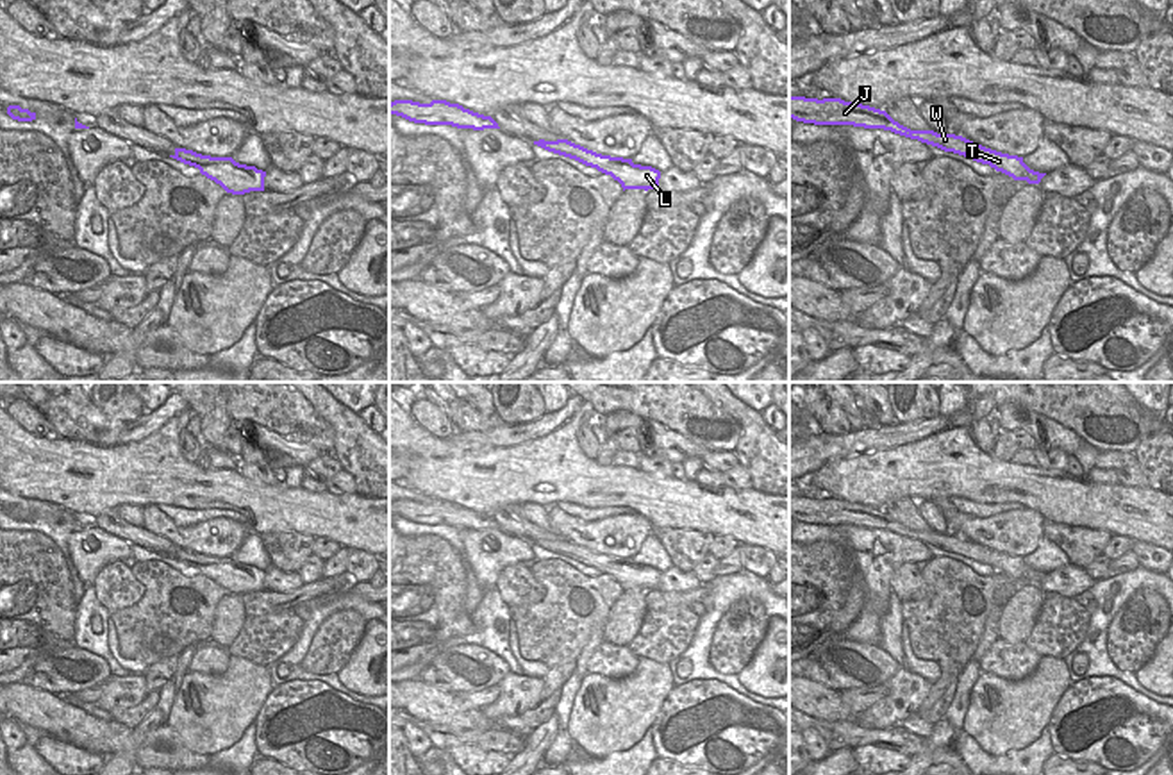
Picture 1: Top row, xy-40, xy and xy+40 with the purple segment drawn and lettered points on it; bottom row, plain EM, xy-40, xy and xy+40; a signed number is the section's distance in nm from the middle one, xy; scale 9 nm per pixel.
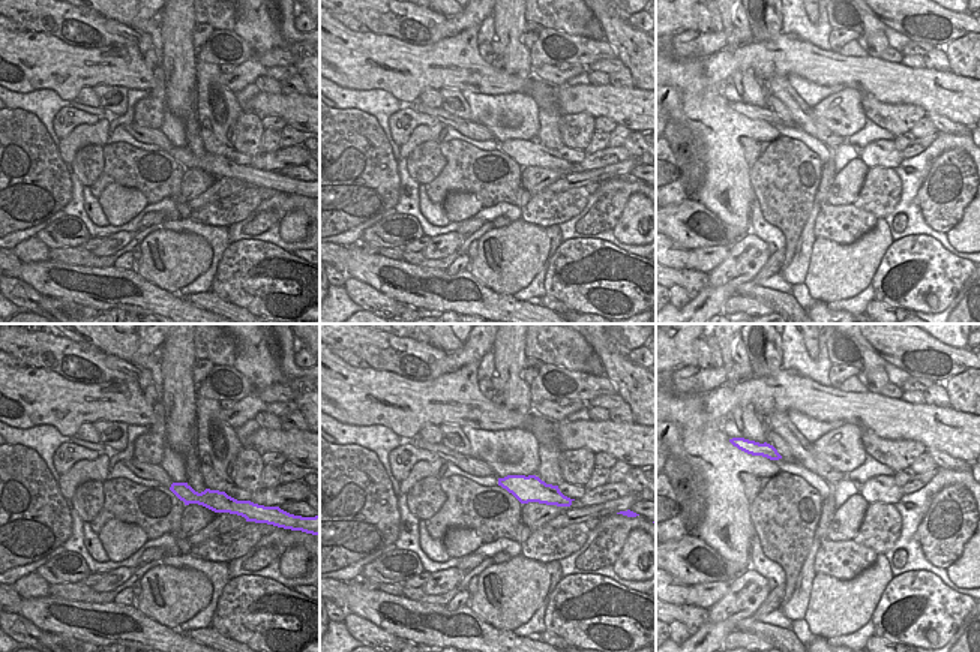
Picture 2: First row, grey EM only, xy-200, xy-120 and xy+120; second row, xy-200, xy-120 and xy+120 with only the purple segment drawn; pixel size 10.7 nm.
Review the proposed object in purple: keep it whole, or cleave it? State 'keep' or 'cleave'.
keep

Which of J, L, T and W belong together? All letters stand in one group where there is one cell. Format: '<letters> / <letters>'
J L T W

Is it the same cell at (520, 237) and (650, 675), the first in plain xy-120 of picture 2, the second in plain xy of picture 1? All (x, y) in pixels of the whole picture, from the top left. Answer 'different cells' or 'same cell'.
same cell

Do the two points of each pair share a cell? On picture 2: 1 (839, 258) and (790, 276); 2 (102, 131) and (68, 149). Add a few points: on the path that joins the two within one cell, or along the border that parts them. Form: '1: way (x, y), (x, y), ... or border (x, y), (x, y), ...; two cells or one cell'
1: border (814, 237), (808, 272), (802, 282); two cells
2: way (93, 134), (84, 134), (77, 140); one cell

